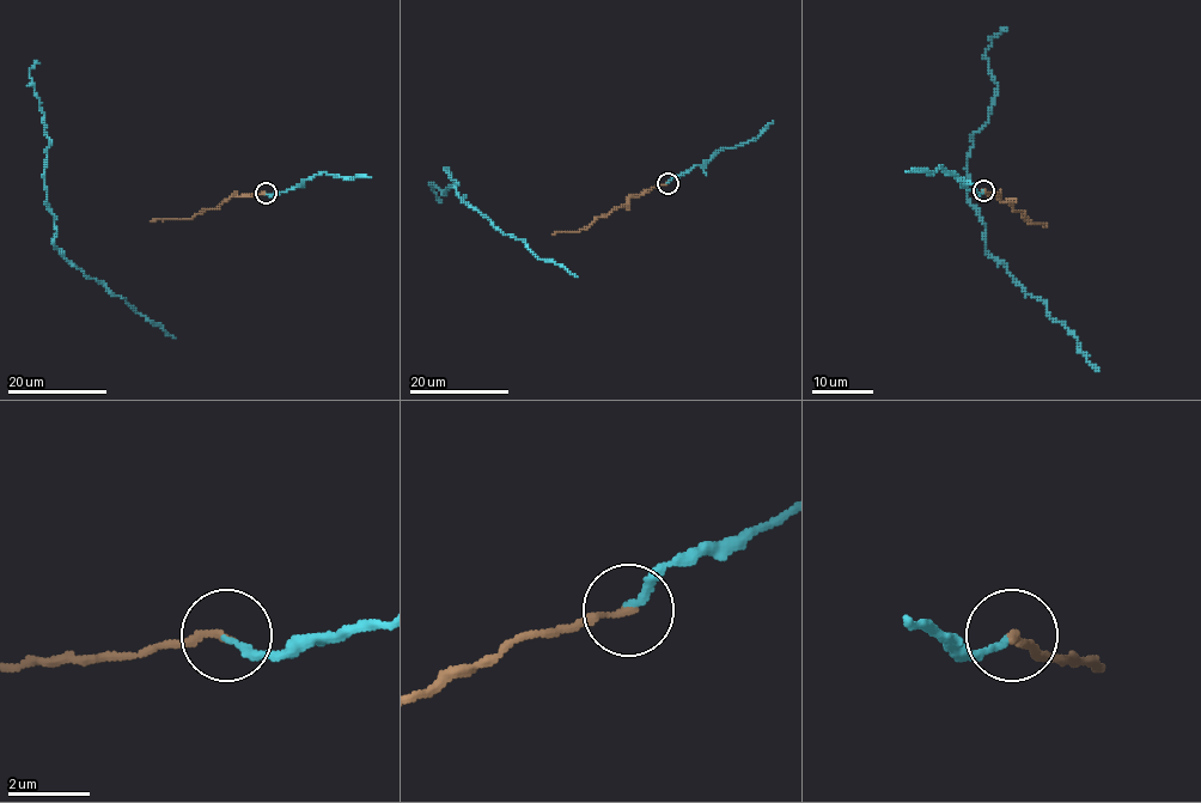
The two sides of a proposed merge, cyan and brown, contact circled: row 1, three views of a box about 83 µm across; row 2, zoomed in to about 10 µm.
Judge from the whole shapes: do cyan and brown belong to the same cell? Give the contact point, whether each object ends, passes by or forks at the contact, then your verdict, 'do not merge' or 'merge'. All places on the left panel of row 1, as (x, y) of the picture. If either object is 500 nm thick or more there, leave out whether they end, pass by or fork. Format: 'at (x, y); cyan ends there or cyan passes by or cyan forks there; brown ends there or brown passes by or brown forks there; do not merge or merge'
at (266, 193); cyan ends there; brown ends there; merge

